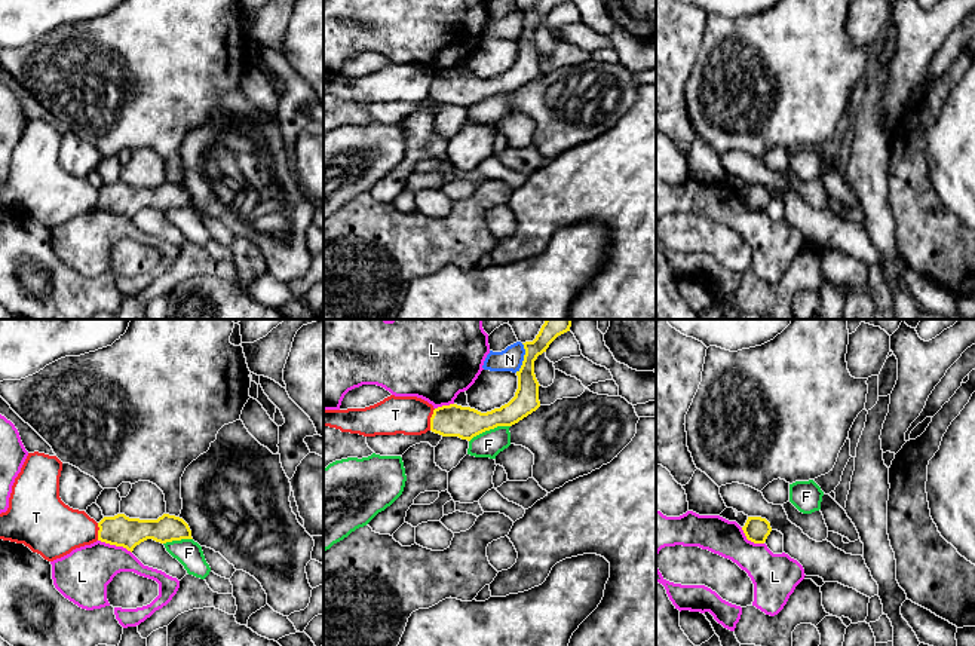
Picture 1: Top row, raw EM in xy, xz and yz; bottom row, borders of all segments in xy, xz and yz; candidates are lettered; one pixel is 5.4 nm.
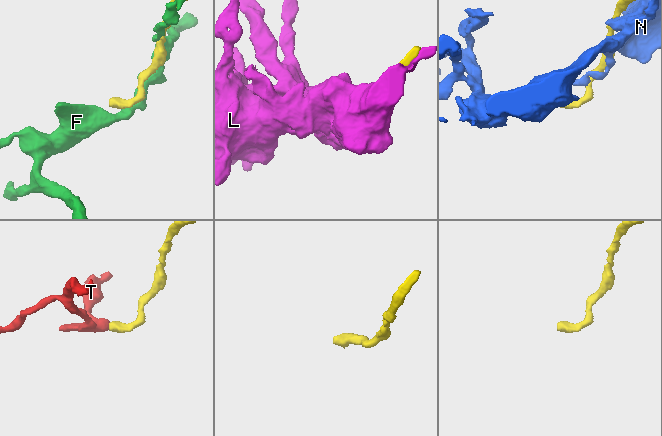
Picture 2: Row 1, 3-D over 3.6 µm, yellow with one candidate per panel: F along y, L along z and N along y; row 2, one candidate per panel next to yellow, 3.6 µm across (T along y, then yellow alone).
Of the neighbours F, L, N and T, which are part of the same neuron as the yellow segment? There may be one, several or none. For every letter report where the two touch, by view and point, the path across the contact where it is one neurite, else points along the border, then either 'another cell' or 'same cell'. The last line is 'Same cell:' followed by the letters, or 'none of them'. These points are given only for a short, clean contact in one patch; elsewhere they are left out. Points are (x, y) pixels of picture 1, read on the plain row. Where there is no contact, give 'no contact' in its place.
F: meets yellow in xz at (488, 97); another cell
L: meets yellow in xy at (115, 211); another cell
N: meets yellow in xz at (524, 25); another cell
T: meets yellow in xz at (431, 86); border along xz (435, 76), (429, 97); another cell
Same cell: none of them

